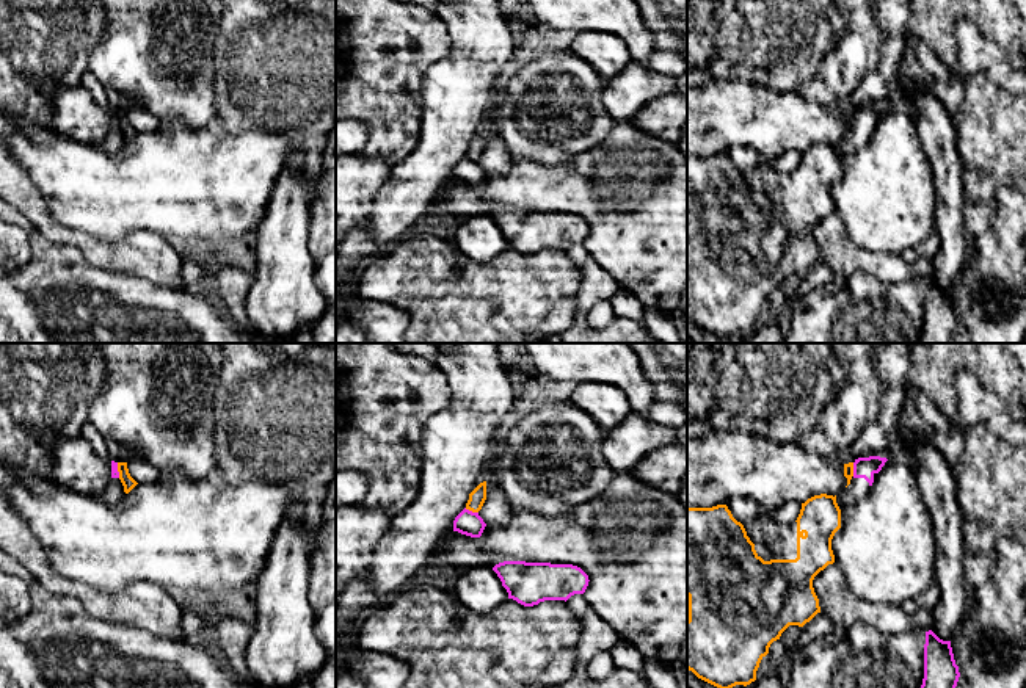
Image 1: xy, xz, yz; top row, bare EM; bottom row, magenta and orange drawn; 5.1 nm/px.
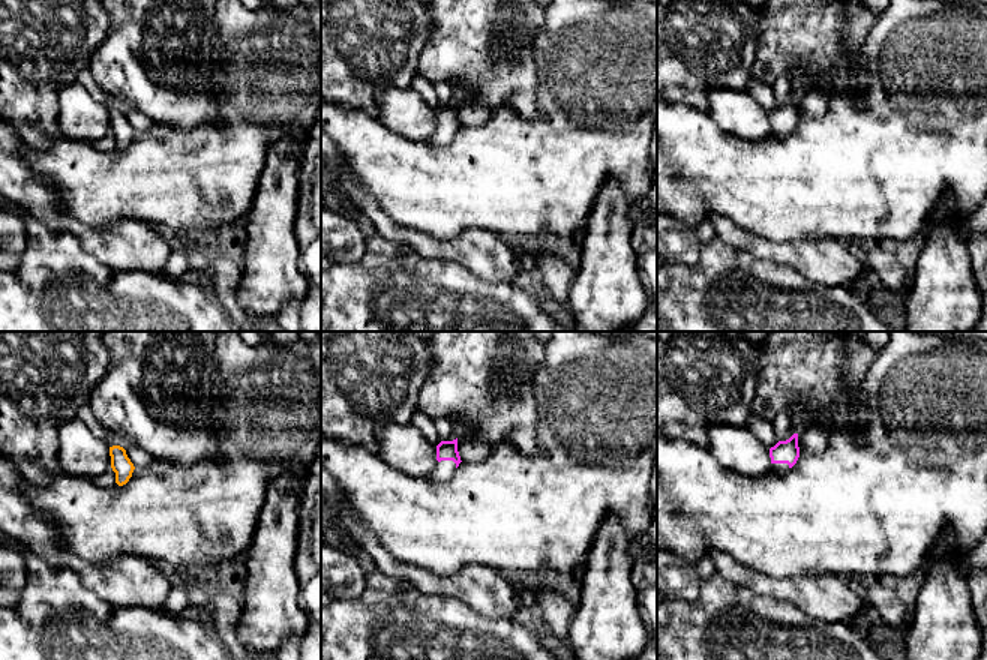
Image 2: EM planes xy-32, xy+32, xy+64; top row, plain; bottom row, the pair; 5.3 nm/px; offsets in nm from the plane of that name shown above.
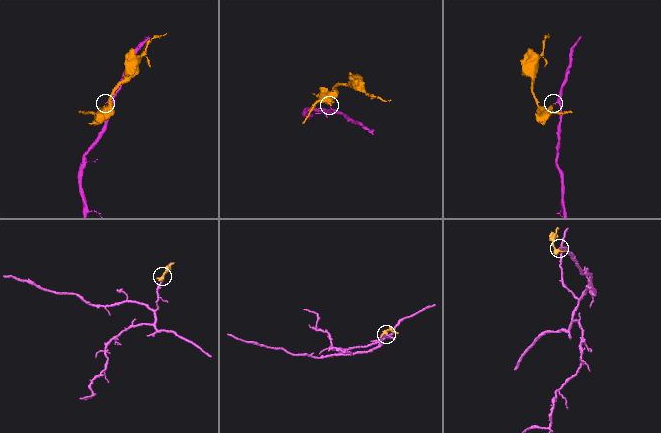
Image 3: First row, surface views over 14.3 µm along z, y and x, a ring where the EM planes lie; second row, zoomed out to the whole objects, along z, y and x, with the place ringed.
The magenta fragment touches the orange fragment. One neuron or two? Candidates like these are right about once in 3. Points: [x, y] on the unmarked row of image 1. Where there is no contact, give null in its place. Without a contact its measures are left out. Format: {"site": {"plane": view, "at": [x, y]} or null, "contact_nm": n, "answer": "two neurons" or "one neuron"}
{"site": {"plane": "yz", "at": [854, 118]}, "contact_nm": 70, "answer": "two neurons"}

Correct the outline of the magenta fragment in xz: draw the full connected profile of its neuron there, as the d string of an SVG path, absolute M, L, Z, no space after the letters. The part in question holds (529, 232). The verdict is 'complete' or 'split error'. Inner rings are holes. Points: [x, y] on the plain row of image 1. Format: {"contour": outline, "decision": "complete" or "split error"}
{"contour": "M504 210L493 216L508 241L508 248L524 255L544 249L568 249L584 243L588 224L573 213Z", "decision": "complete"}

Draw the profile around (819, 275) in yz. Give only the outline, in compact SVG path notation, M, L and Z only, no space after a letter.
M817 262L802 276L795 296L802 296L833 279L833 273L824 262Z

